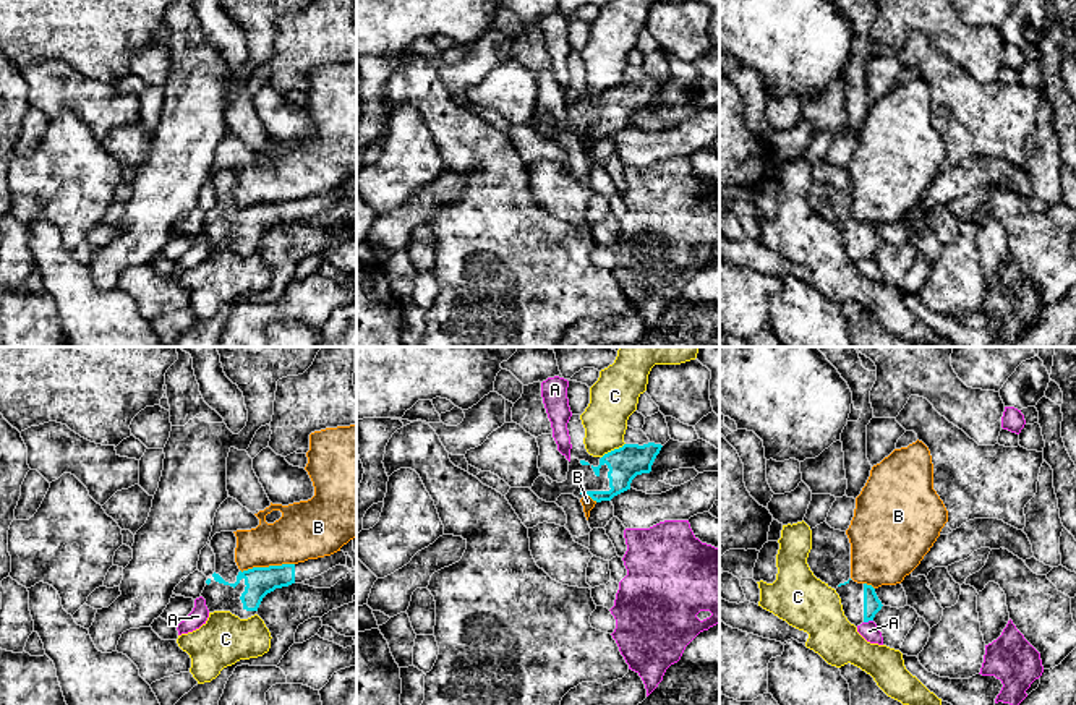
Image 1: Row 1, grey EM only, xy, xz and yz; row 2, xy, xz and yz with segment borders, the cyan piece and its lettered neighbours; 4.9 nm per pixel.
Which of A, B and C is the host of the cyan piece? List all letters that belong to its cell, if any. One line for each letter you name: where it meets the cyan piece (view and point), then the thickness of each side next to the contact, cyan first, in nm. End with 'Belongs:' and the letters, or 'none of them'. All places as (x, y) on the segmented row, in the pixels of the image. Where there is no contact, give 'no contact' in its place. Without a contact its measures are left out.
Belongs: none of them

